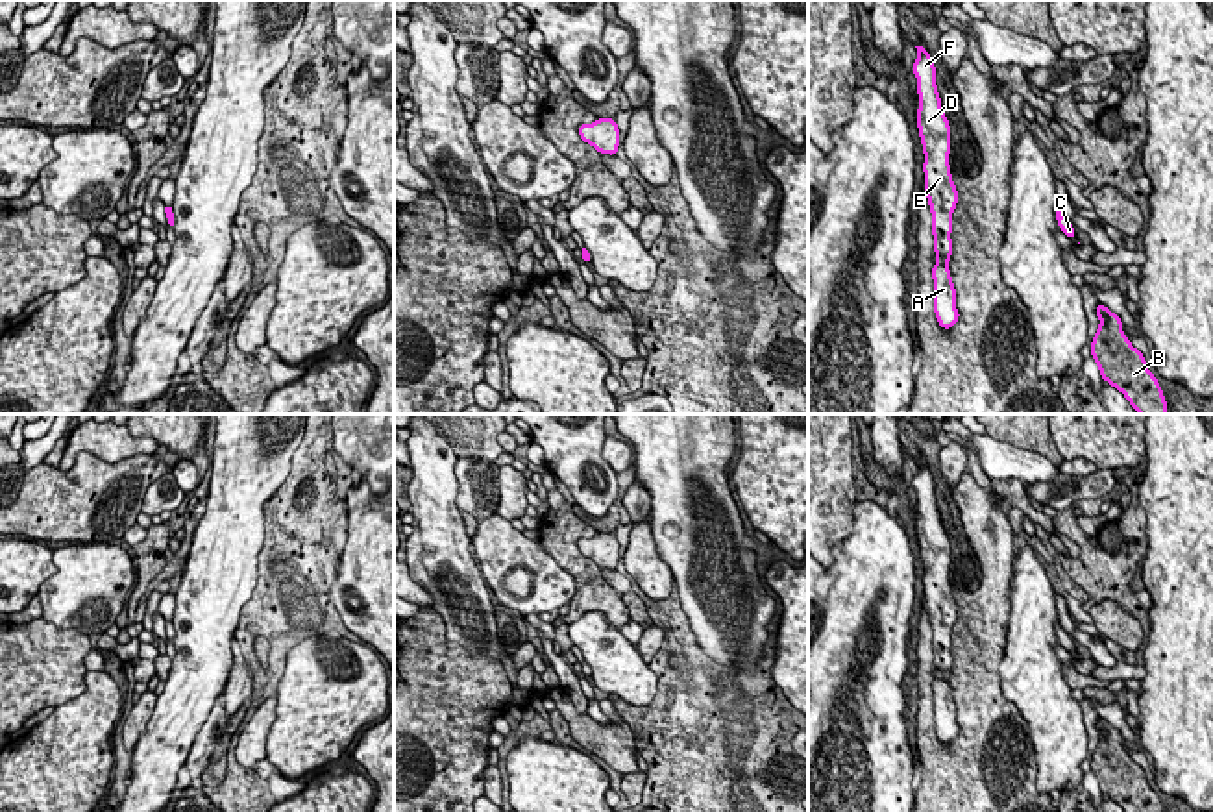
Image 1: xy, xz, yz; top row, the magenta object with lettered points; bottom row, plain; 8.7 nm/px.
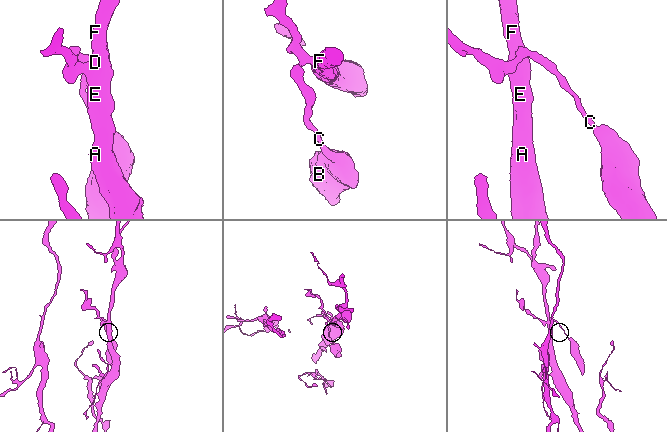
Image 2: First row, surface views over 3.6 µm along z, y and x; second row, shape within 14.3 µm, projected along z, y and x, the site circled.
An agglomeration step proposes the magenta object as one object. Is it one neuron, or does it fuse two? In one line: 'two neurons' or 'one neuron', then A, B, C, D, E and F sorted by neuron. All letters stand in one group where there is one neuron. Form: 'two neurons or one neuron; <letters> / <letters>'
one neuron; A B C D E F

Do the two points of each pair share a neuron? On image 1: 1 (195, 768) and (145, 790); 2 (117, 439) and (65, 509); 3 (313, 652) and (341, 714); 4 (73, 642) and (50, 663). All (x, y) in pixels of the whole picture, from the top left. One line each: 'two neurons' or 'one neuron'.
1: two neurons
2: two neurons
3: one neuron
4: one neuron

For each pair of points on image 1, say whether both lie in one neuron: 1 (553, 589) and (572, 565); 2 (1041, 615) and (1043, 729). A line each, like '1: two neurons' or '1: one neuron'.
1: two neurons
2: one neuron

